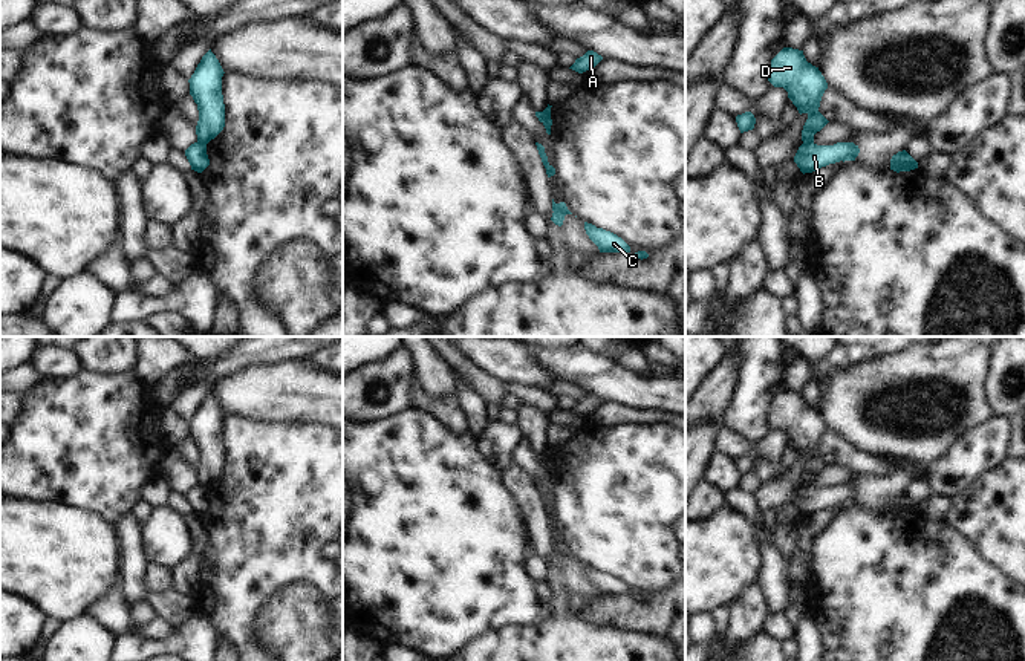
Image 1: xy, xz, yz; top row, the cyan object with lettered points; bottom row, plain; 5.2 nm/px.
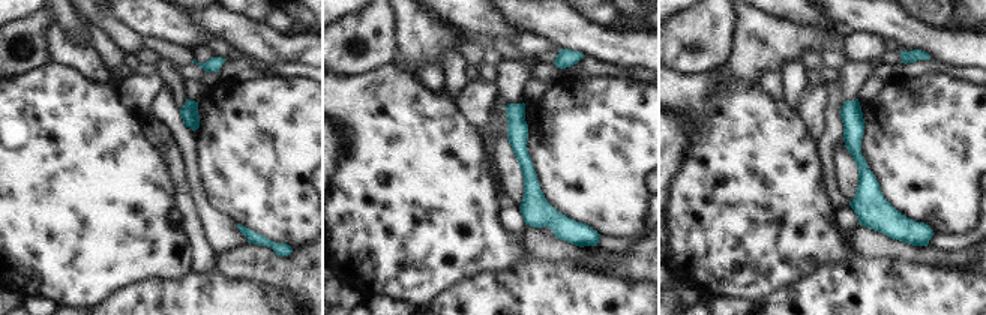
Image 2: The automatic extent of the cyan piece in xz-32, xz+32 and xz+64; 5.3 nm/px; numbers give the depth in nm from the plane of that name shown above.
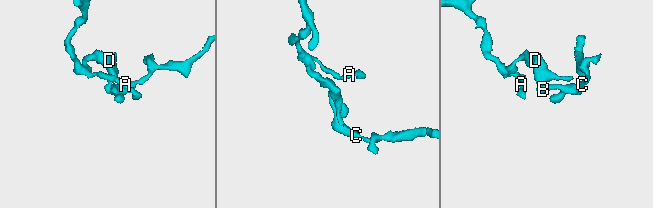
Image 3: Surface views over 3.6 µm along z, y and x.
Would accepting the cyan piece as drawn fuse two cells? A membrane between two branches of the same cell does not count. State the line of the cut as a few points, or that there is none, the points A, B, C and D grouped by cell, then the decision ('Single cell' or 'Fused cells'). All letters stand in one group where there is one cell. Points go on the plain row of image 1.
Split along yz (803, 485), (813, 487). Groups: A D / B C. Fused cells

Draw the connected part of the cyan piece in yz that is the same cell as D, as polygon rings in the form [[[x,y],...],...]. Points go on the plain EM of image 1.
[[[783,390],[768,412],[768,424],[783,430],[799,456],[808,462],[802,473],[803,487],[814,487],[814,477],[829,464],[818,454],[828,425],[818,410],[806,404],[803,393]]]

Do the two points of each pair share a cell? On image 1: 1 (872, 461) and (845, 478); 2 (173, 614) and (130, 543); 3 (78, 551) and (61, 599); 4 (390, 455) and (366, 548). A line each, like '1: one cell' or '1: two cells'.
1: two cells
2: one cell
3: one cell
4: one cell

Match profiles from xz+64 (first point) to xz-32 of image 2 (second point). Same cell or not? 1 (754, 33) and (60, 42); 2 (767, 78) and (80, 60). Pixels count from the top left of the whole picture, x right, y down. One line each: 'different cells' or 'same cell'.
1: different cells
2: same cell

